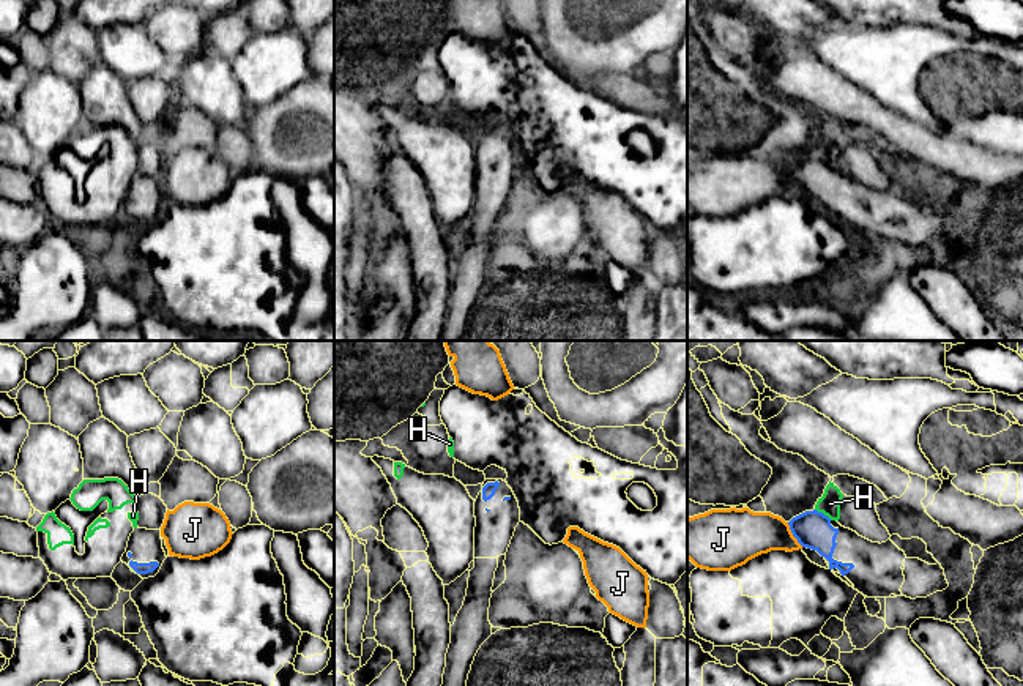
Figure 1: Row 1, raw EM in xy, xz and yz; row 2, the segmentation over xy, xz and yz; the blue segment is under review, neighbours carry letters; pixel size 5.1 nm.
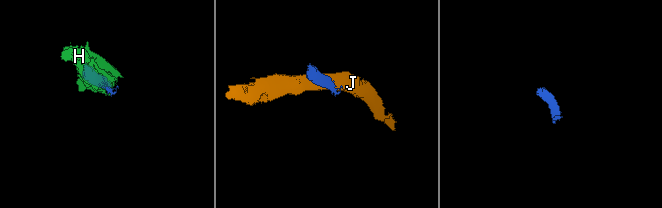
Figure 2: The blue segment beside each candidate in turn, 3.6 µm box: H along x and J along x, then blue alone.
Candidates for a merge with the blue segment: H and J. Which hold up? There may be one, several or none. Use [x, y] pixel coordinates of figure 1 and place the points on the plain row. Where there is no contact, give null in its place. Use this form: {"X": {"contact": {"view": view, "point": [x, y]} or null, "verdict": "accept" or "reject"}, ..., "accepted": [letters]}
{"H": {"contact": {"view": "yz", "point": [822, 160]}, "verdict": "reject"}, "J": {"contact": {"view": "yz", "point": [793, 182]}, "verdict": "reject"}, "accepted": []}

